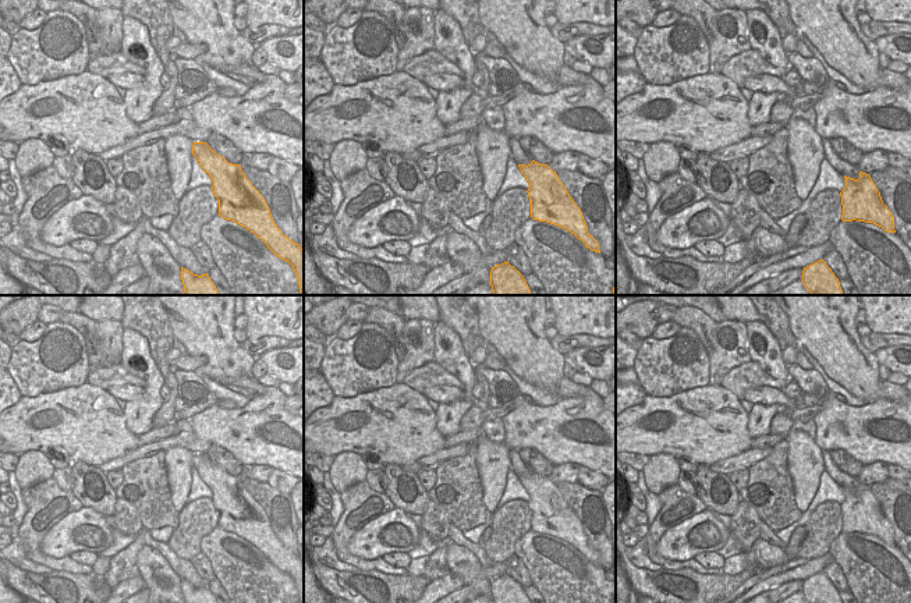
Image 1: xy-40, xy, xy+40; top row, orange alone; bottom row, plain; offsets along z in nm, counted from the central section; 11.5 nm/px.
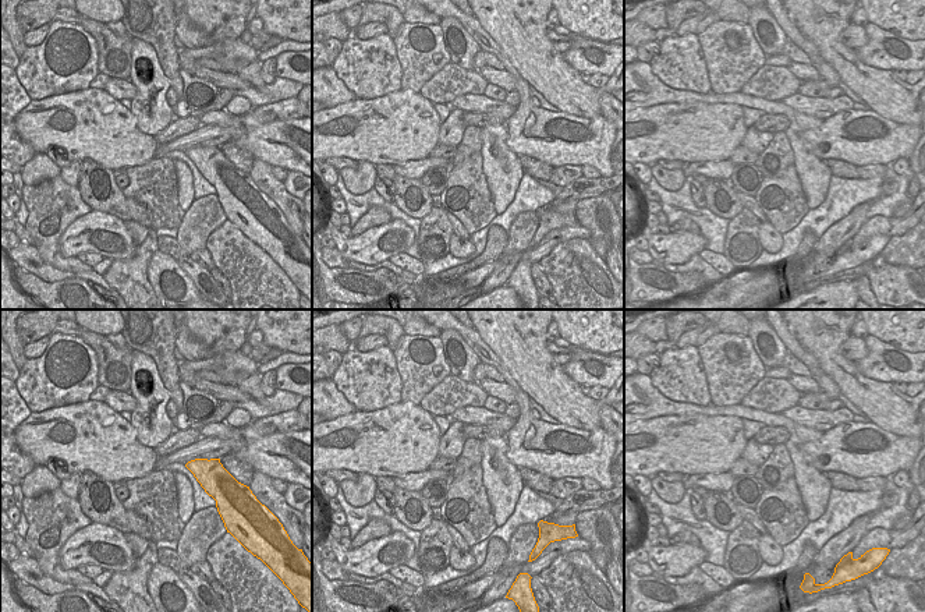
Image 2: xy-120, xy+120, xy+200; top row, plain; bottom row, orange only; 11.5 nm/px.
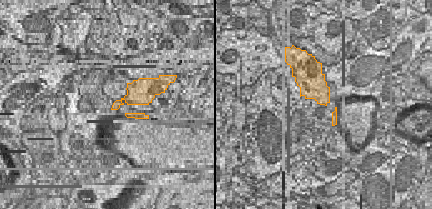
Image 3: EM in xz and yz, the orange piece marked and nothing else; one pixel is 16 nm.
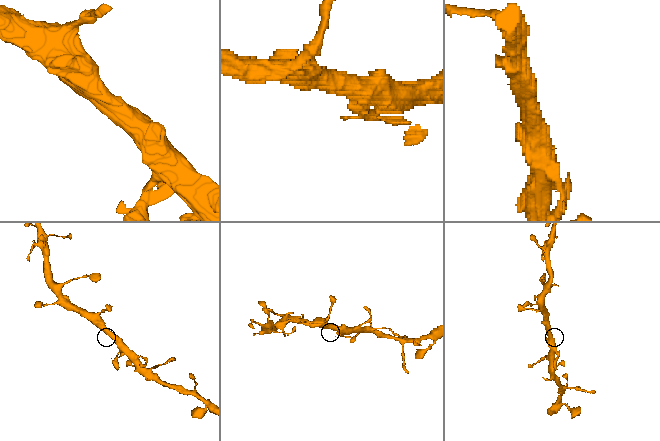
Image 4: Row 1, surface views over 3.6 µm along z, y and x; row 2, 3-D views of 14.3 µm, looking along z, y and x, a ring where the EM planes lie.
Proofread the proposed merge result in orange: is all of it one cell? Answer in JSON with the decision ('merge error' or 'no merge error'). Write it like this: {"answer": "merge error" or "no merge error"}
{"answer": "no merge error"}

